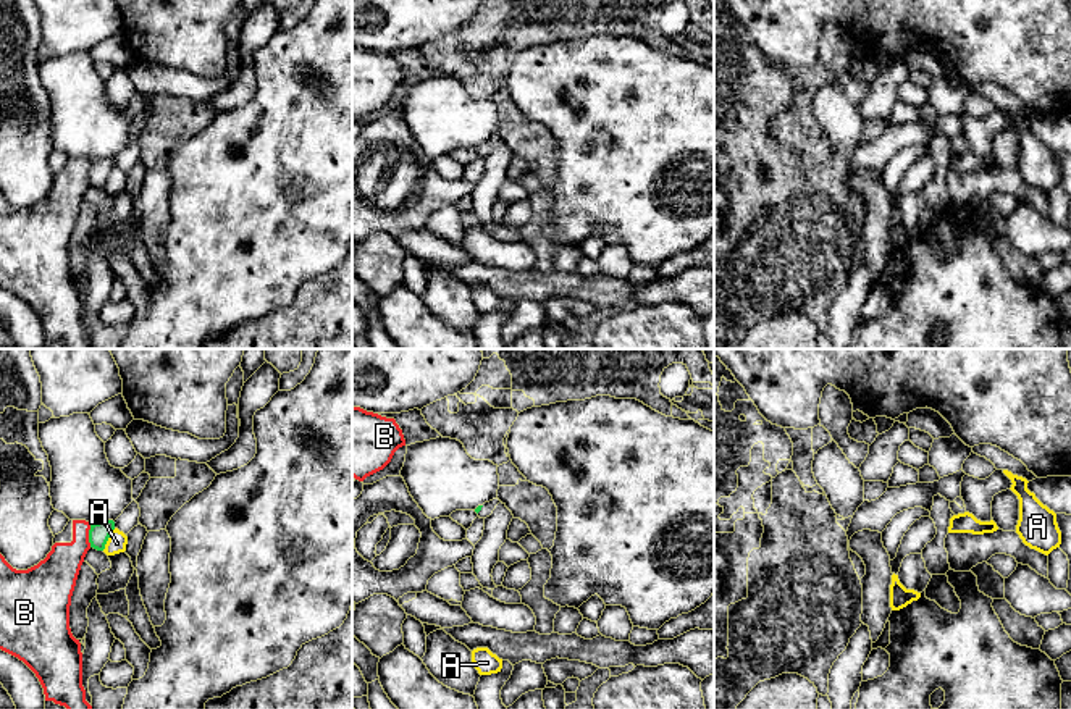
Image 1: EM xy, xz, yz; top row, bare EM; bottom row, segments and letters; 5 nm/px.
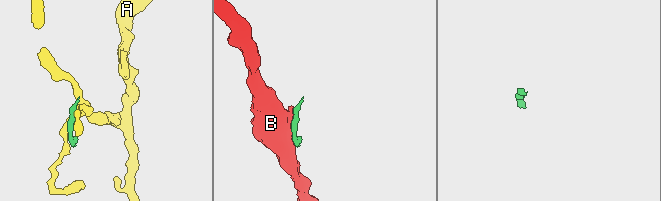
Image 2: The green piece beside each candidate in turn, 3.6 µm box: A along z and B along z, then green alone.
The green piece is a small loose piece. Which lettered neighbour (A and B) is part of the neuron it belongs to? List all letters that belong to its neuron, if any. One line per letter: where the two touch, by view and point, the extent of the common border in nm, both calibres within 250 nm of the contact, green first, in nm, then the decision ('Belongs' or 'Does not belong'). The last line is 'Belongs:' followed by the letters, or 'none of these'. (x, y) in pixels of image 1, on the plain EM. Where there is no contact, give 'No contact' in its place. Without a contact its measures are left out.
A: Touches green at xy (107, 178). Shared border 130 nm. Thickness 110 nm (green) against 100 nm. Does not belong
B: Touches green at xy (89, 175). Shared border 110 nm. Thickness 110 nm (green) against 200 nm. Does not belong
Belongs: none of these

